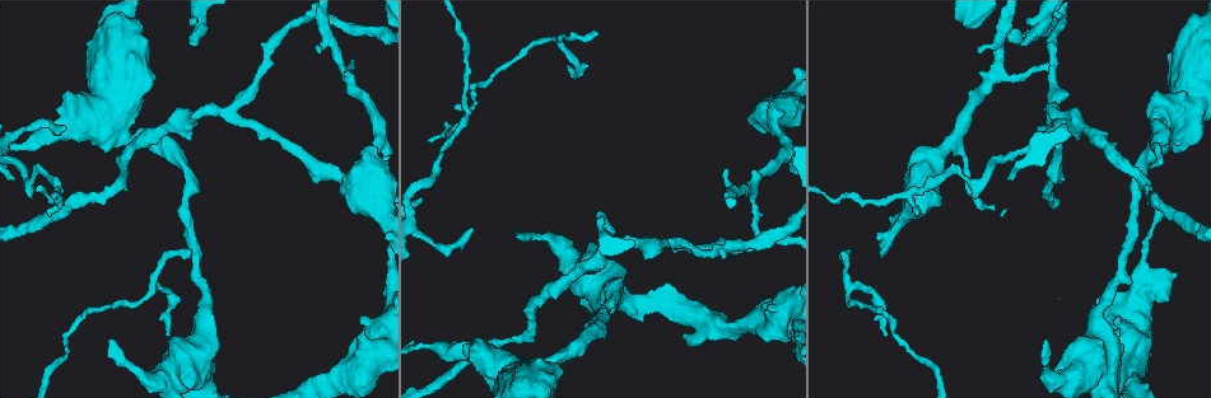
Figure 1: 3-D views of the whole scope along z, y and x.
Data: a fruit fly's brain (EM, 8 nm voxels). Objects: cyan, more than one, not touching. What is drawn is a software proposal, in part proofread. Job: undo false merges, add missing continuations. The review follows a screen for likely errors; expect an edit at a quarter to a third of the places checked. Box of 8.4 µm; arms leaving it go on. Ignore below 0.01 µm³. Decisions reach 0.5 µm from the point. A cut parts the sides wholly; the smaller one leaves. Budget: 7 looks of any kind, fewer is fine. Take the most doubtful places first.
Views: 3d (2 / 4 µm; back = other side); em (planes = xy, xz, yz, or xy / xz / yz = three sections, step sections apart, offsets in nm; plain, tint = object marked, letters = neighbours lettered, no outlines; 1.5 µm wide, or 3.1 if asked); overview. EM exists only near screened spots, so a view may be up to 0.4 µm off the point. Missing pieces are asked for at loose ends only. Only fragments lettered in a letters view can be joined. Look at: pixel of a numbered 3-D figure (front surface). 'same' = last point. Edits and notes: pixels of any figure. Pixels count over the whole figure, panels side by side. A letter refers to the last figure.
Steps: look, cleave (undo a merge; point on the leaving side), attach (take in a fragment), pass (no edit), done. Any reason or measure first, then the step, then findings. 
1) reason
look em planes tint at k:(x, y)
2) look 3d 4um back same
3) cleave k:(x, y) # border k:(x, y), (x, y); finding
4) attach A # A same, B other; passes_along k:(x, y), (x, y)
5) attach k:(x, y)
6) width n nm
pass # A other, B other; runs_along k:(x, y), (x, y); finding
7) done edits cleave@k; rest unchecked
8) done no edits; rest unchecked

branch stops here
look em planes letters at 1:(168, 334)

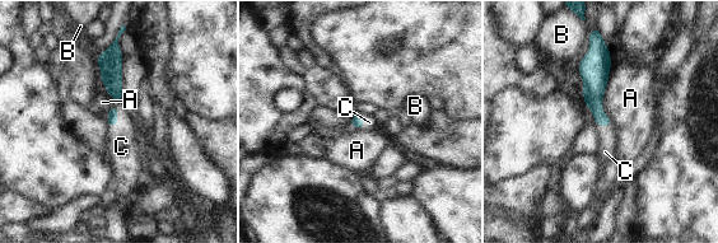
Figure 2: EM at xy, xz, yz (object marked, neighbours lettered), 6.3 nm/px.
attach 2:(121, 146) # A other, B other, C same; passes_along 2:(112, 121), (115, 116), (121, 146); the neuron continues

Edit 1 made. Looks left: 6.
see it whole again
look overview

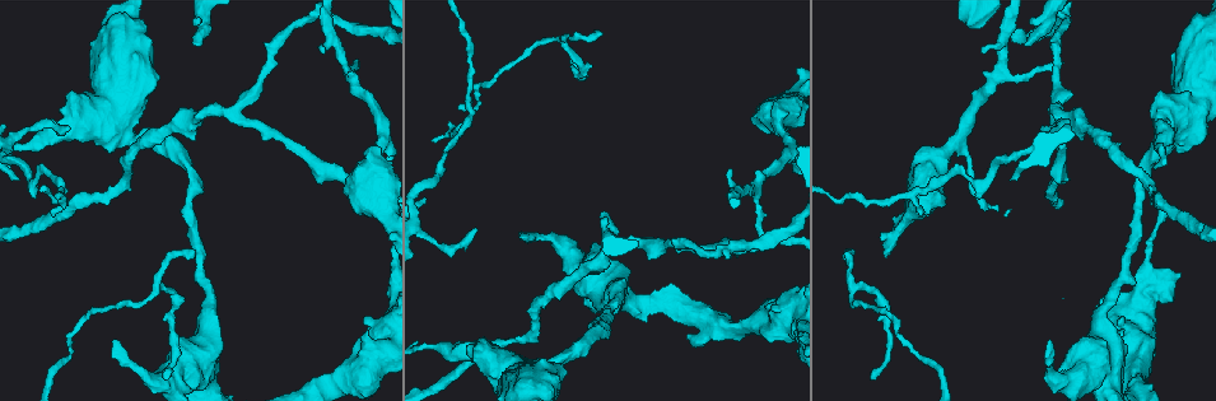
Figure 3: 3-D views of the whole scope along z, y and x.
thin end
look 3d 4um at 3:(355, 65)

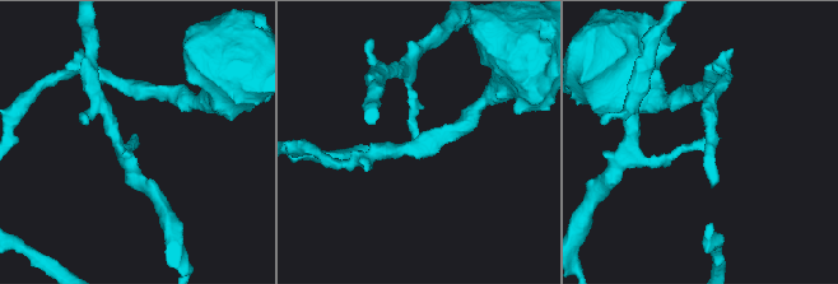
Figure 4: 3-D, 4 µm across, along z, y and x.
look em planes letters at 4:(138, 138)

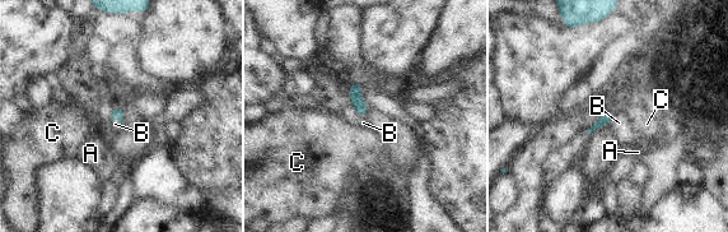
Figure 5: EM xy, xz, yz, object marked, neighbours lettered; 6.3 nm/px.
attach 5:(115, 124) # A other, B same, C other; passes_along 5:(117, 112), (118, 117), (115, 124); it goes on there

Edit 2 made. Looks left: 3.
three arms meet
look em planes letters at 3:(1051, 107)

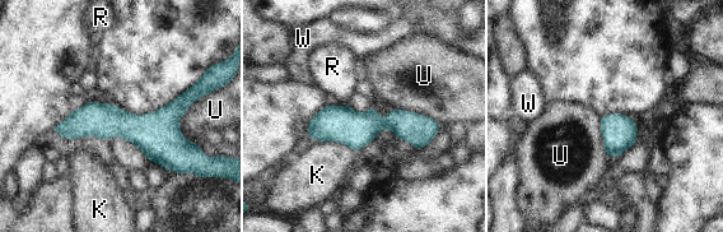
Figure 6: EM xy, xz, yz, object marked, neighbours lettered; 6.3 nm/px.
pass # K other, R other, U other, W other; border 6:(206, 93), (178, 119), (187, 143); all the same neuron

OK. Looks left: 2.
done edits attach@2, attach@5; rest unchecked

